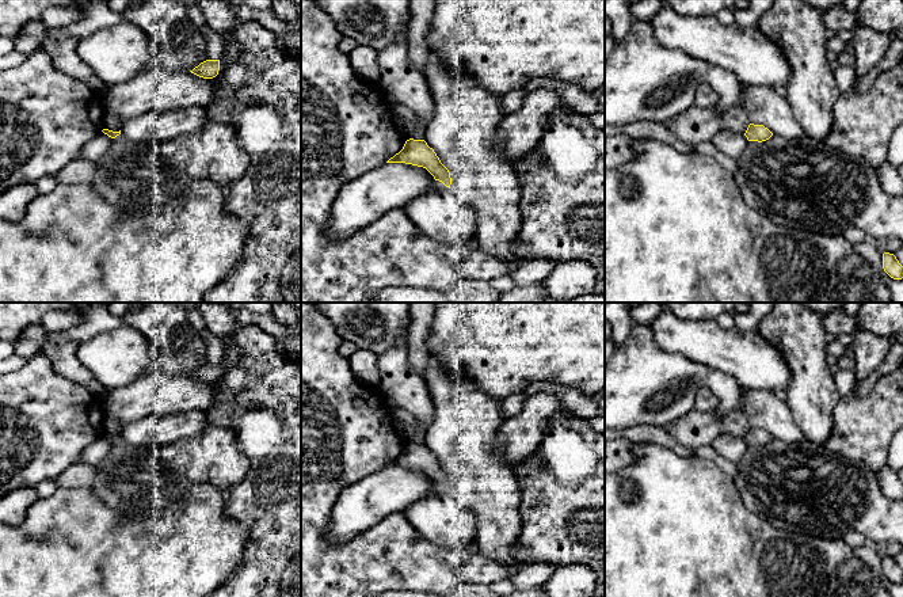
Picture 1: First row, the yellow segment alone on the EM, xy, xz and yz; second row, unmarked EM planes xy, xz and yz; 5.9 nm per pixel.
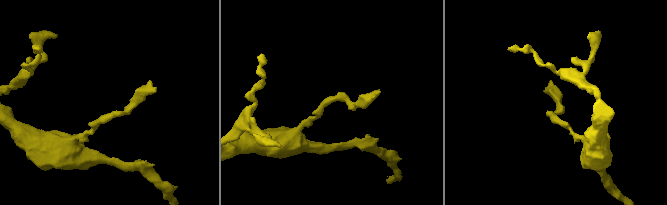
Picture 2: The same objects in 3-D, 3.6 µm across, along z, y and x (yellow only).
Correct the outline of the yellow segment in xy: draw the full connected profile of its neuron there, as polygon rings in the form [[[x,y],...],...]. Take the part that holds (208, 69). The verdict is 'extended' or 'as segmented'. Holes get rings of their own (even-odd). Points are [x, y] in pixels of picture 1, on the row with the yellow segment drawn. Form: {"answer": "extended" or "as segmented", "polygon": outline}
{"answer": "extended", "polygon": [[[228,41],[218,60],[206,60],[190,72],[203,79],[213,79],[221,73],[229,62],[235,61],[240,53],[240,45],[235,41]]]}

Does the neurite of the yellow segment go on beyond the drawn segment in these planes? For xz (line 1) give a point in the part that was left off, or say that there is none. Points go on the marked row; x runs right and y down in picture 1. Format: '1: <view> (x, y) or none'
1: none

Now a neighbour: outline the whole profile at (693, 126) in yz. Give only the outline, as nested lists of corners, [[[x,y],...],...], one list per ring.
[[[691,106],[689,110],[670,118],[664,122],[681,141],[691,148],[701,142],[712,141],[721,130],[732,130],[744,134],[750,121],[747,114],[739,106],[723,113],[710,109]]]

